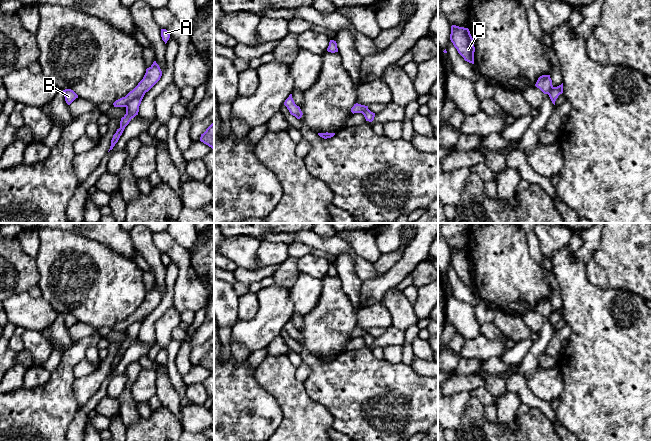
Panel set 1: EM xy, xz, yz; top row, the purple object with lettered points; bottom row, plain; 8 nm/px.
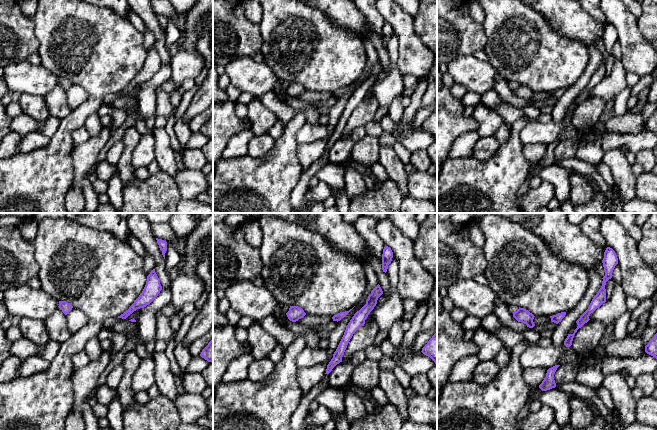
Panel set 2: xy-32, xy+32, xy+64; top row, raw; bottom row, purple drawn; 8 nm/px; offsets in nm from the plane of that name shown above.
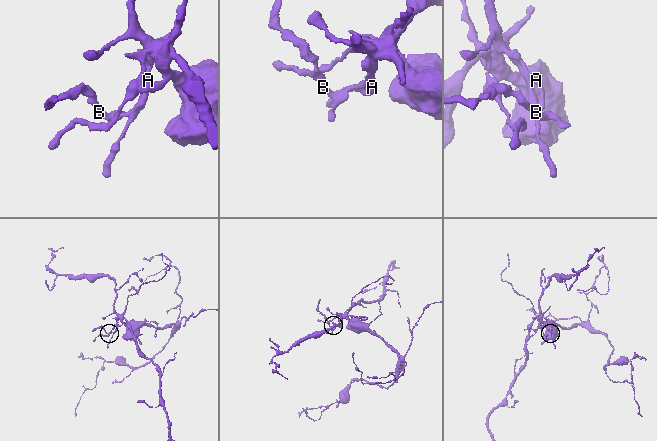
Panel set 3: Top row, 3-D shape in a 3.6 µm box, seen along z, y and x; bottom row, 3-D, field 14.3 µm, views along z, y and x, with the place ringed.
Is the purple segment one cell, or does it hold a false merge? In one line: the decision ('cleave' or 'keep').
keep

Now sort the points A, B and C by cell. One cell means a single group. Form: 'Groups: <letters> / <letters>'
Groups: A B C

